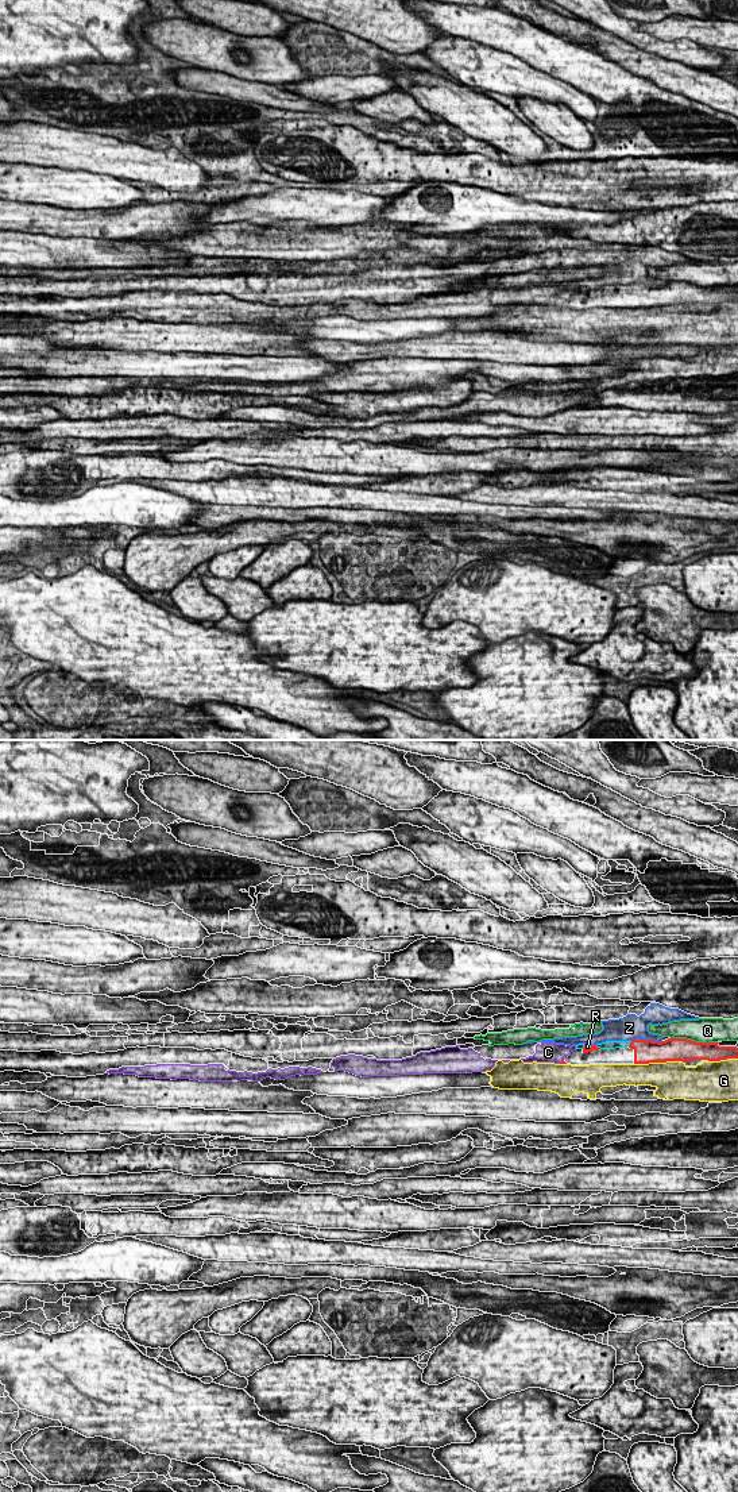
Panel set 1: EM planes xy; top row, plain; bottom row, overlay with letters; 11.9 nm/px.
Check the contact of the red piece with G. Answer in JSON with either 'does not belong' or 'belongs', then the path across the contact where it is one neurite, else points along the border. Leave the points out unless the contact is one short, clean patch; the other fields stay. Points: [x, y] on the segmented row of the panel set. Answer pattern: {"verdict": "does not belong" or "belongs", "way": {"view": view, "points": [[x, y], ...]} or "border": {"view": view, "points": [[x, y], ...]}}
{"verdict": "does not belong"}

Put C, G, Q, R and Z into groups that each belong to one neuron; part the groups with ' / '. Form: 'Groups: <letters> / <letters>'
Groups: C R / G / Q / Z

